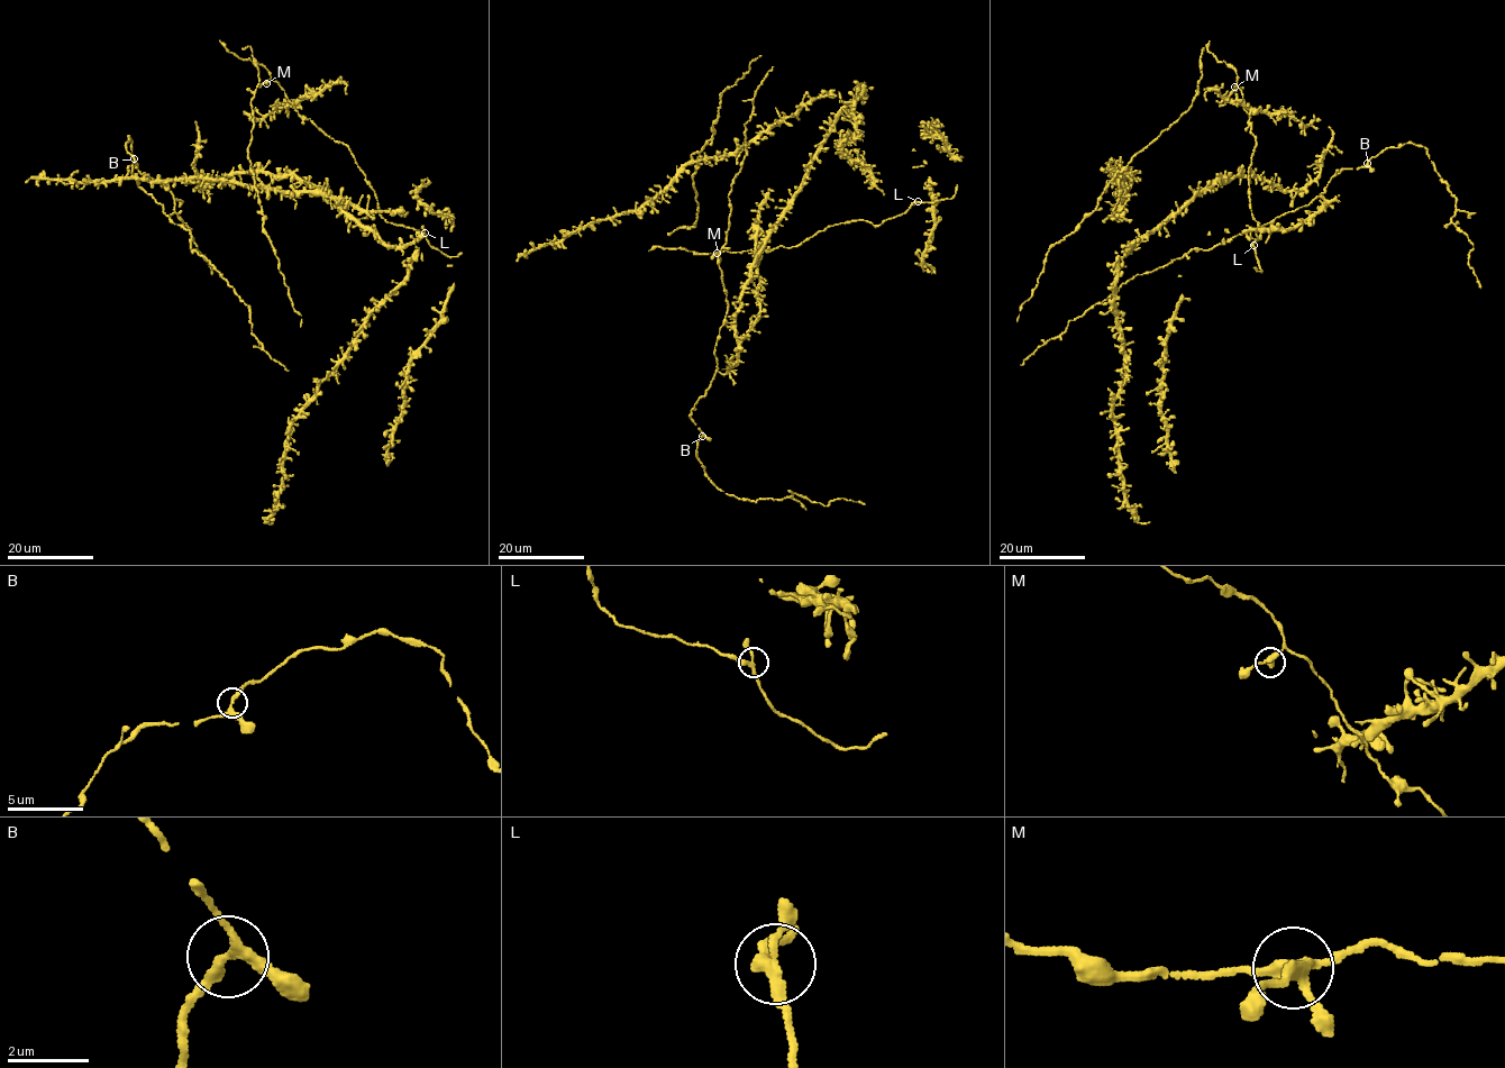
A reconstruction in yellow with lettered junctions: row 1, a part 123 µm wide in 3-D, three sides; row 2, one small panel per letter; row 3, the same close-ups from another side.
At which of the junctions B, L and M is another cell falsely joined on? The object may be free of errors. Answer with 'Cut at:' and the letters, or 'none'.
Cut at: none

